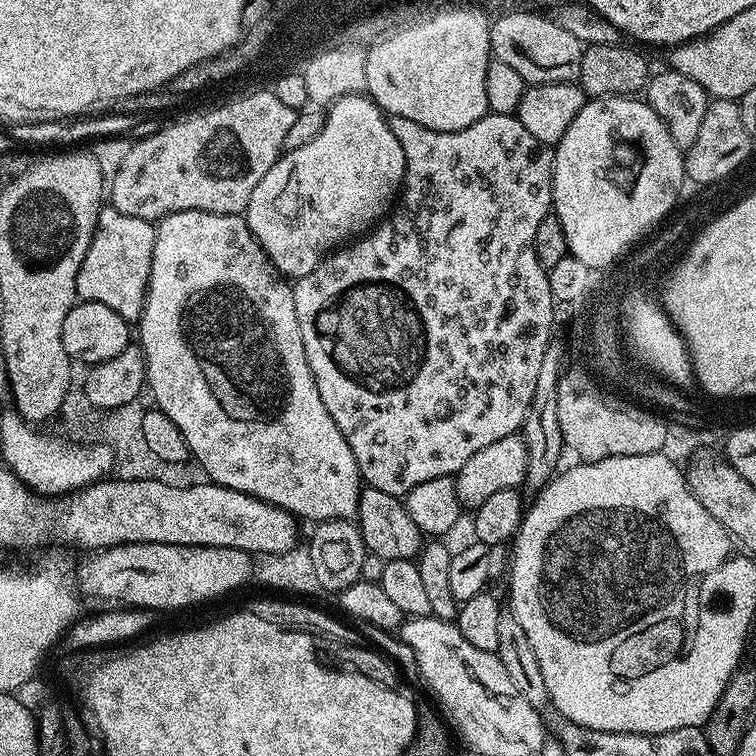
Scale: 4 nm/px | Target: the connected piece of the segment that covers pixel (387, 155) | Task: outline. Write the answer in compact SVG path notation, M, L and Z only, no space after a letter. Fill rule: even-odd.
M367 94L344 96L327 109L324 125L322 126L322 134L318 134L318 138L313 138L312 141L306 142L306 146L298 146L298 150L284 152L274 162L274 166L270 166L270 170L266 170L266 178L262 178L262 182L258 182L258 186L254 186L254 194L250 194L246 219L250 230L256 236L256 241L264 247L264 252L271 258L272 264L280 271L281 276L299 278L310 274L310 270L317 268L324 261L325 256L341 247L345 242L371 232L388 215L390 209L397 203L398 193L401 191L404 182L405 170L406 158L402 150L402 142L398 142L398 138L394 138L394 130L390 130L388 116L384 109L378 107L372 97Z

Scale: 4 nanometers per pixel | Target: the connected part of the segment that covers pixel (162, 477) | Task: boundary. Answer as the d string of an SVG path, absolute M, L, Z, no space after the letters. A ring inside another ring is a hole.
M75 361L70 370L70 389L67 390L58 413L59 433L75 444L105 444L112 450L113 466L111 473L120 481L156 481L169 487L186 489L211 483L206 468L199 462L187 459L180 462L168 462L150 454L144 441L142 421L147 411L143 399L127 403L112 409L96 408L85 394L85 384L89 378L90 366Z

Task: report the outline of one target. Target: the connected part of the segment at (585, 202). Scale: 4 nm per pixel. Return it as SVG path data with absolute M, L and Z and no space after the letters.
M597 96L585 99L582 110L578 110L578 118L574 118L574 122L570 122L566 134L562 134L562 138L555 144L552 158L552 212L558 218L558 222L562 222L562 231L566 234L569 256L578 258L578 262L586 262L586 266L590 266L594 270L600 270L607 264L615 265L621 259L619 256L631 244L638 243L675 206L676 199L680 196L680 187L686 184L684 157L685 153L674 142L674 138L670 138L662 118L658 118L656 111L643 99L631 96Z

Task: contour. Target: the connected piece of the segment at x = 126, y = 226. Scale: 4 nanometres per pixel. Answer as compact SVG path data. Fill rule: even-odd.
M111 206L101 207L100 217L90 242L90 250L86 250L86 258L76 275L76 294L81 301L93 300L102 302L102 306L110 306L114 314L122 314L129 322L139 321L144 313L144 300L148 296L148 279L156 241L156 224L150 220L130 218L130 214L122 214Z

